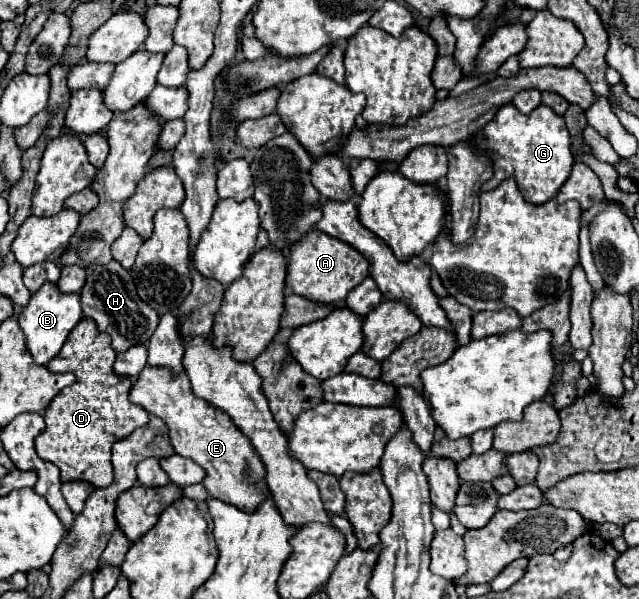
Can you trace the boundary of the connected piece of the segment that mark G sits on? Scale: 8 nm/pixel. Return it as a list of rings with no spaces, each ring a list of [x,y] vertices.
[[[512,104],[500,108],[496,116],[474,136],[474,142],[488,150],[494,162],[494,176],[482,186],[482,192],[492,192],[504,178],[514,178],[520,194],[530,204],[544,204],[556,196],[568,180],[574,158],[570,152],[570,134],[564,118],[540,104],[532,114],[518,112]]]

